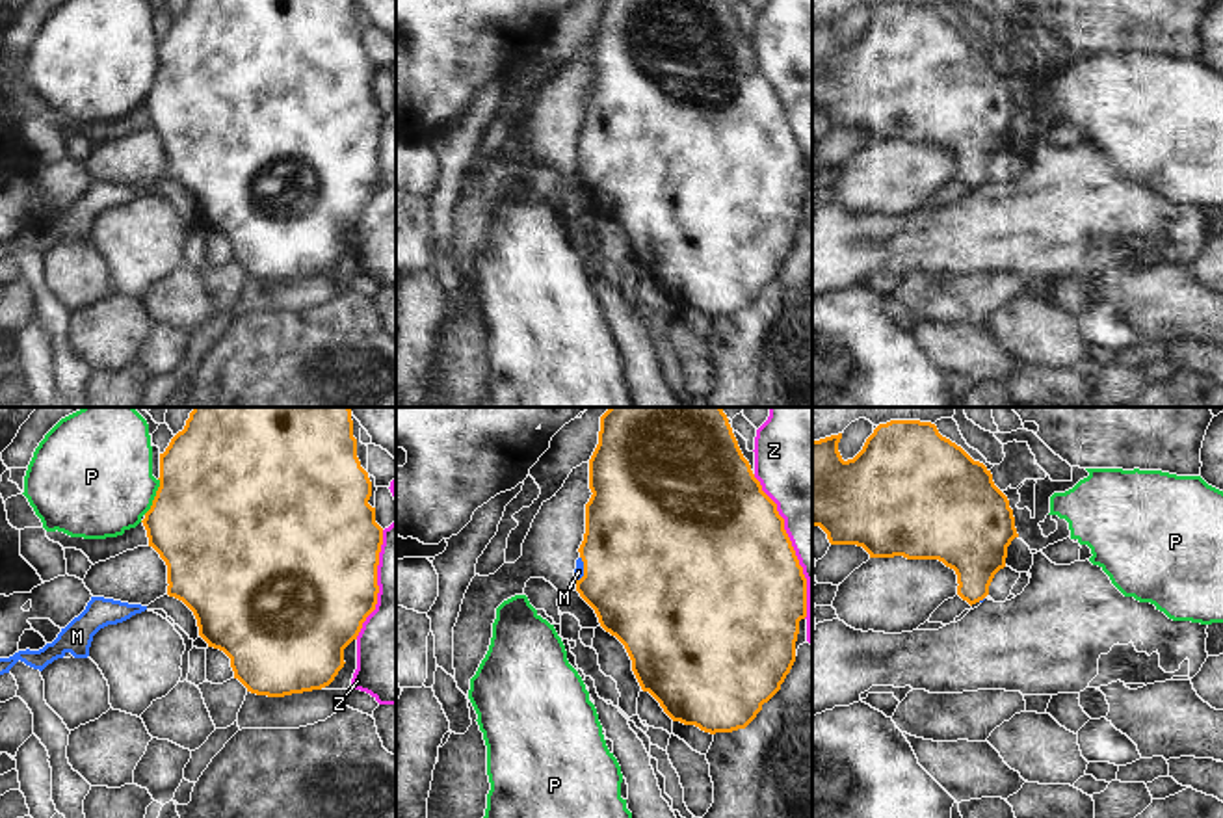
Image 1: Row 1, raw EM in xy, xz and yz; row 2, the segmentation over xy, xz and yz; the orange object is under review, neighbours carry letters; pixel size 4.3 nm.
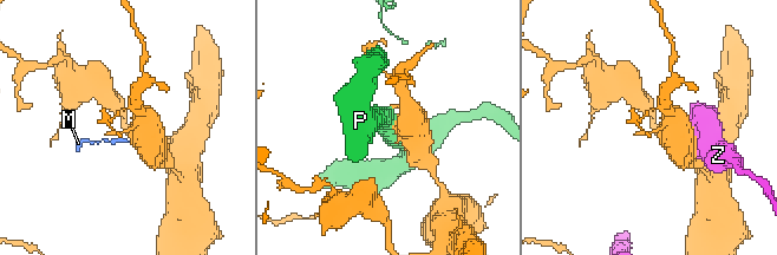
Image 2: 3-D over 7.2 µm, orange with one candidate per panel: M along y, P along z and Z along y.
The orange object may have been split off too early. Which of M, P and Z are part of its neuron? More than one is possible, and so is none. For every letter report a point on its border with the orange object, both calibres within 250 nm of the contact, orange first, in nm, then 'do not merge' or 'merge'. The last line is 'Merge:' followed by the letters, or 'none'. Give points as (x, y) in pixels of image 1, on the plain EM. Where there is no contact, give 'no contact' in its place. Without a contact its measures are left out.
M: meets orange in xz at (584, 153); 500 nm thick on the orange side, 50 nm on the other; merge
P: meets orange in xy at (155, 80); 500 nm thick on the orange side, 460 nm on the other; do not merge
Z: meets orange in xz at (792, 131); 500 nm thick on the orange side, 320 nm on the other; do not merge
Merge: M

